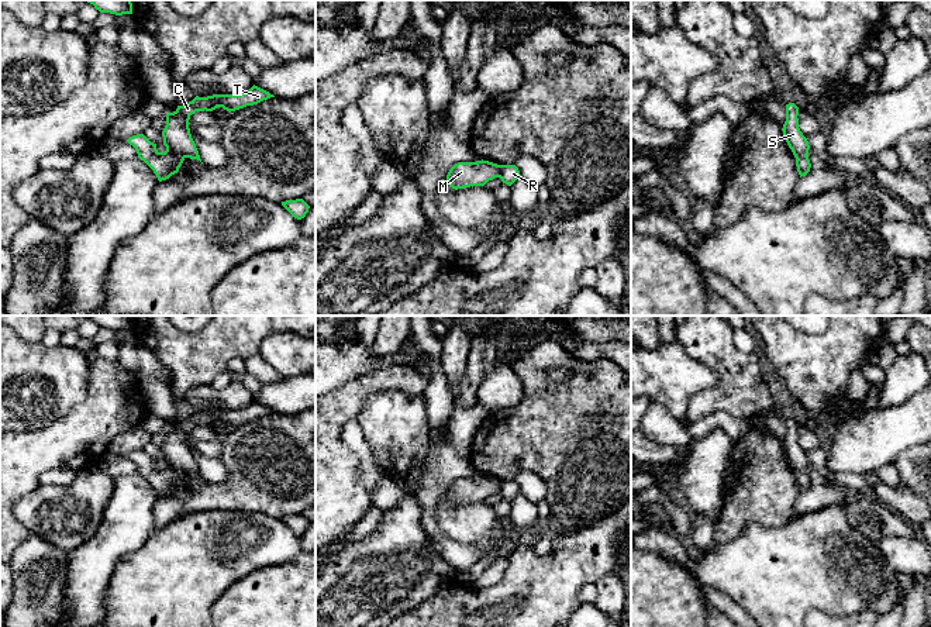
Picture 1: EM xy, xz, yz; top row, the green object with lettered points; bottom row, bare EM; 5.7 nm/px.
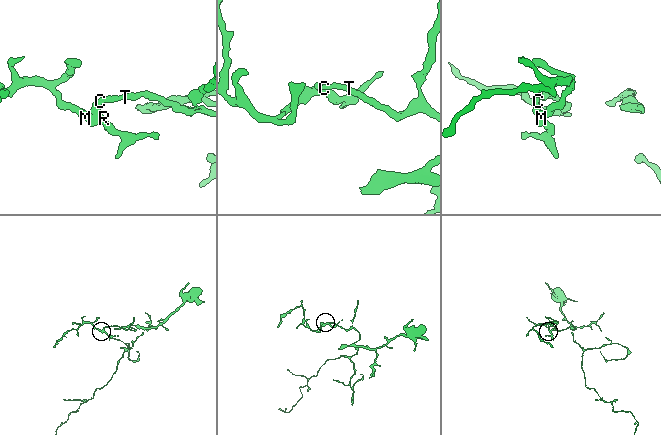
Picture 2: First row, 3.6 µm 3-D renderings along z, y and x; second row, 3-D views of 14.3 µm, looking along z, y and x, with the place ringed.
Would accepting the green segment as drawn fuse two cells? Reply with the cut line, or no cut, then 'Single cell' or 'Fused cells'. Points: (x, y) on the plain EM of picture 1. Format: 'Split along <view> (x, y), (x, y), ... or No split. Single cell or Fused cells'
Split along xy (166, 464), (183, 474). Fused cells

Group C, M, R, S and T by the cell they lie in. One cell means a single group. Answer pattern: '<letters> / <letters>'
C R S T / M

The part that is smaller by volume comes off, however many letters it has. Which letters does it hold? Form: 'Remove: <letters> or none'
Remove: M

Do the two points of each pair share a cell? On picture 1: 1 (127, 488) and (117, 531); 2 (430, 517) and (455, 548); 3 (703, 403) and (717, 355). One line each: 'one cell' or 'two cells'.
1: one cell
2: one cell
3: one cell

